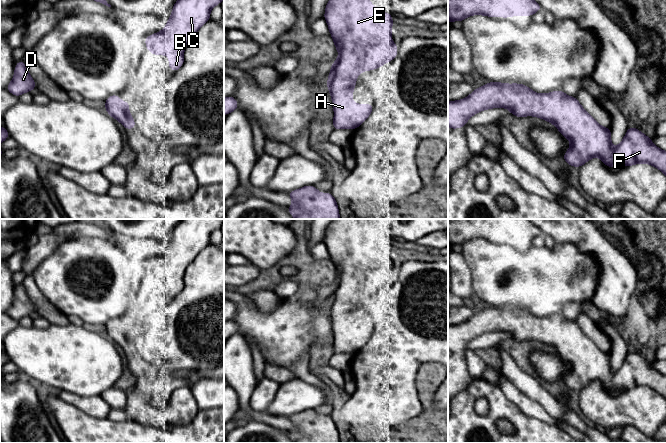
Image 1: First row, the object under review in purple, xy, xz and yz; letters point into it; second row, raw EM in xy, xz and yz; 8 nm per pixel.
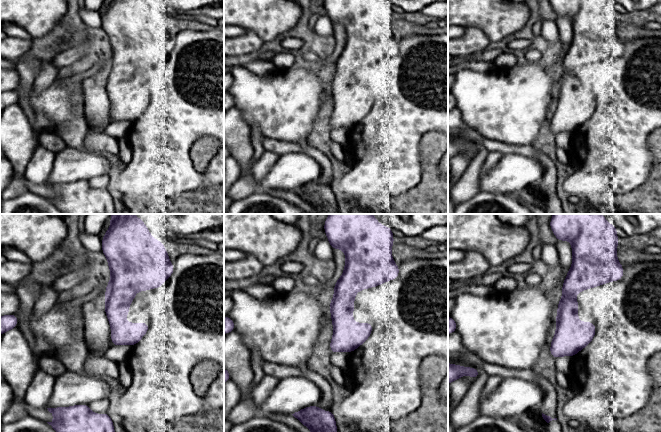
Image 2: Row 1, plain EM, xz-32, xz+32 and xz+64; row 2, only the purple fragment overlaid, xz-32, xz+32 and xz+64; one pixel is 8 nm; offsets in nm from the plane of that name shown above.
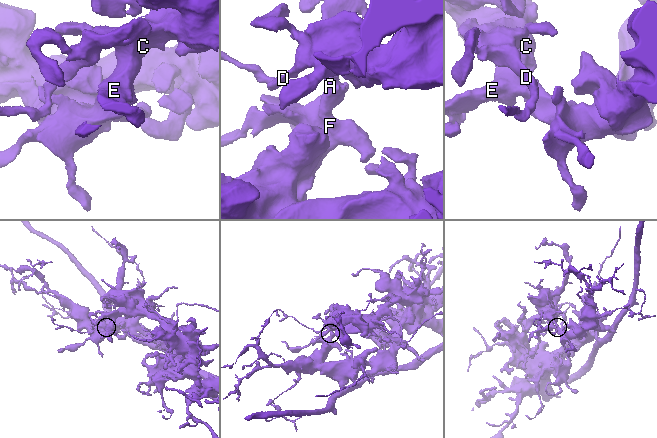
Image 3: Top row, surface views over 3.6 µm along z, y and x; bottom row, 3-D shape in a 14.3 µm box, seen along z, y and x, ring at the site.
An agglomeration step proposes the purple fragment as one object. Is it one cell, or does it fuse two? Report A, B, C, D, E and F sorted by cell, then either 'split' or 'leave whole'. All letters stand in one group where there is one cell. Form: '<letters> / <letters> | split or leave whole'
A B C D E F | leave whole

